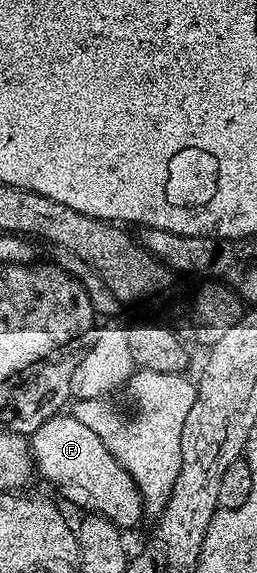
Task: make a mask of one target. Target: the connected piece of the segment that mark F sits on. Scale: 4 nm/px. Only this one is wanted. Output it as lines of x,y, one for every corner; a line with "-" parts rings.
49,414
32,432
30,446
35,474
49,479
70,502
85,507
85,512
104,515
121,529
134,526
146,515
140,491
130,473
106,449
102,437
72,414

